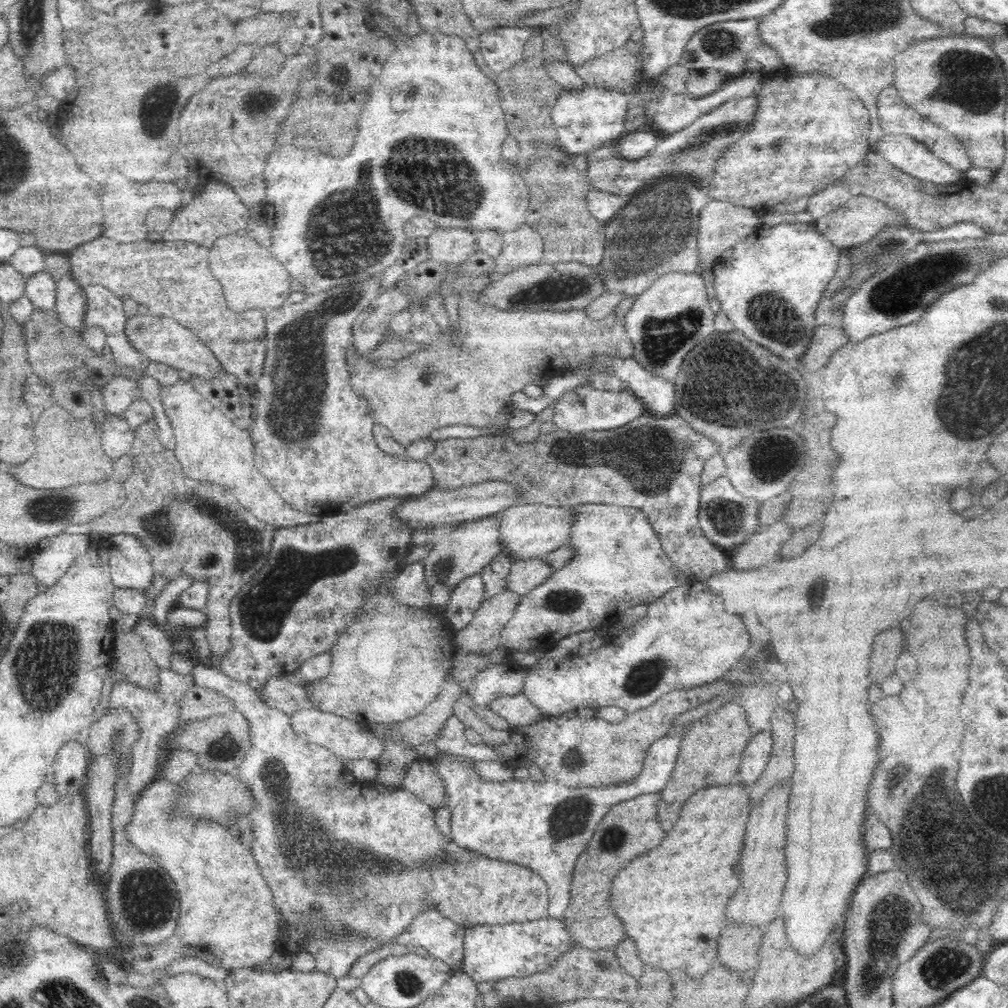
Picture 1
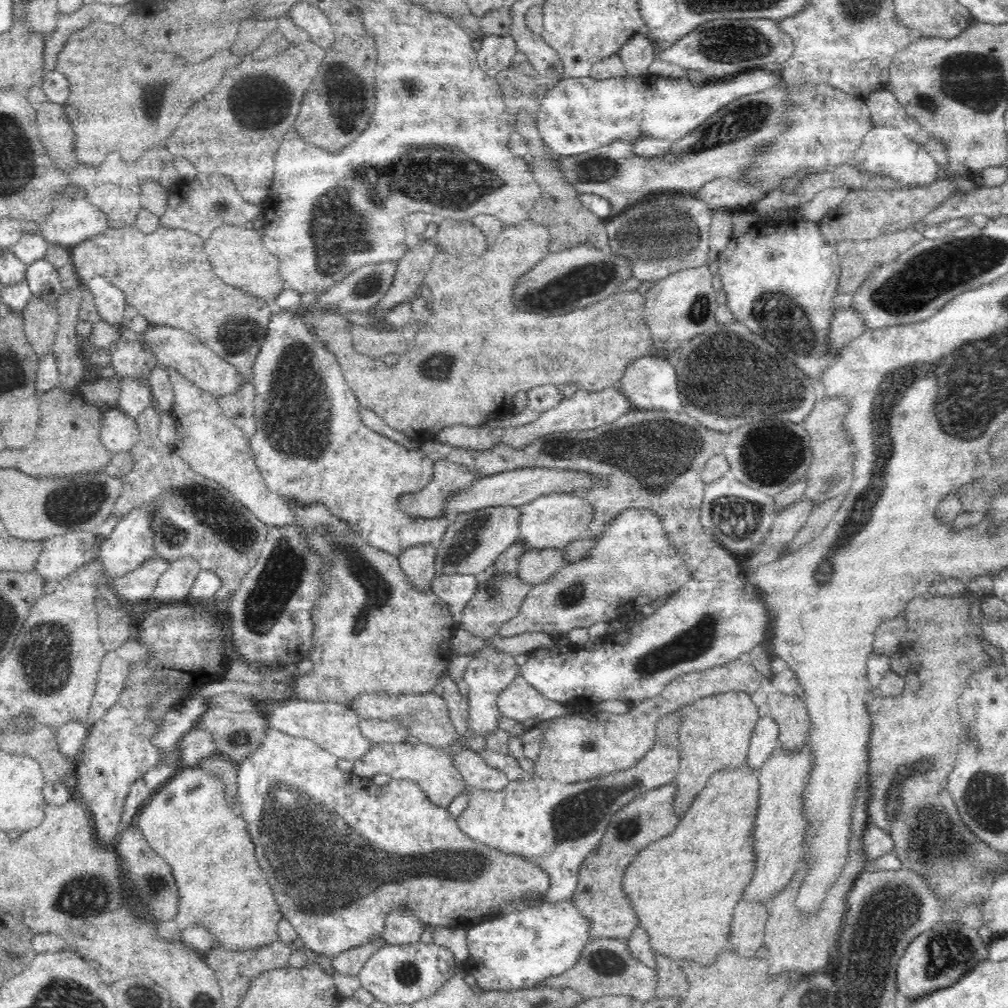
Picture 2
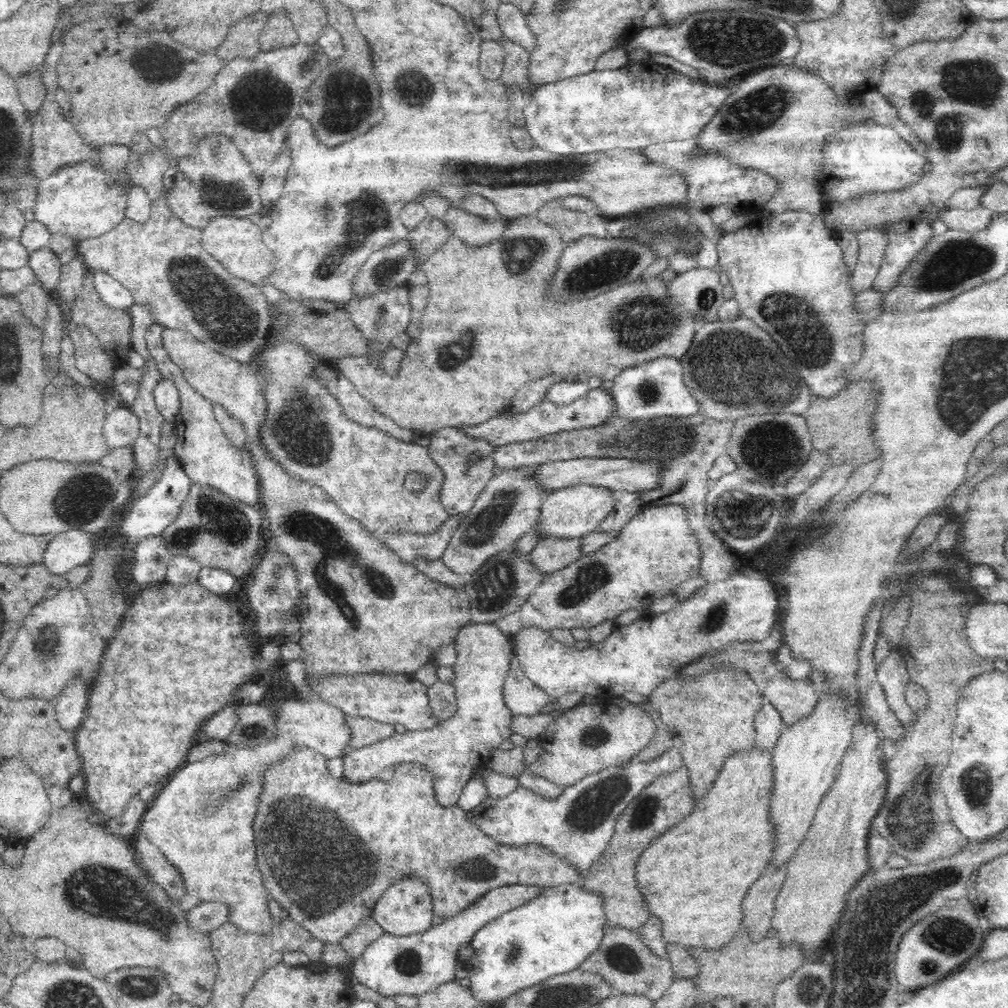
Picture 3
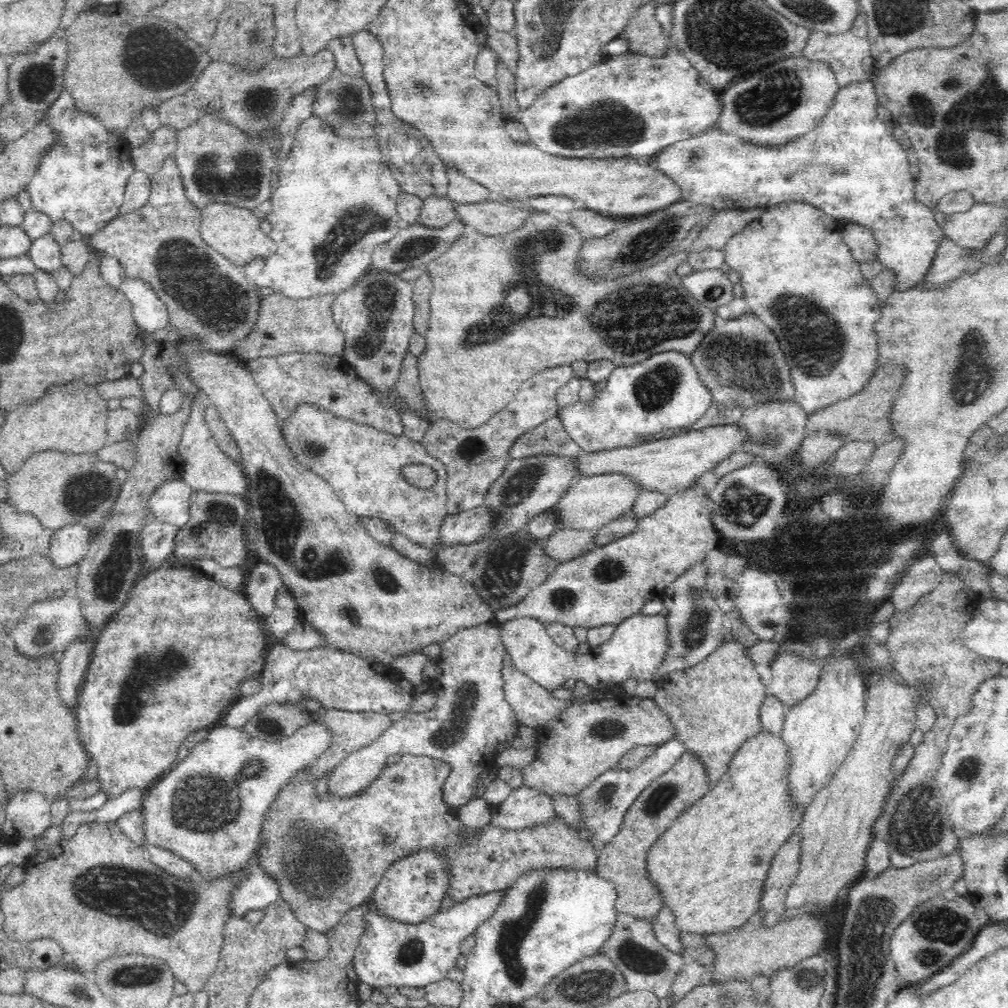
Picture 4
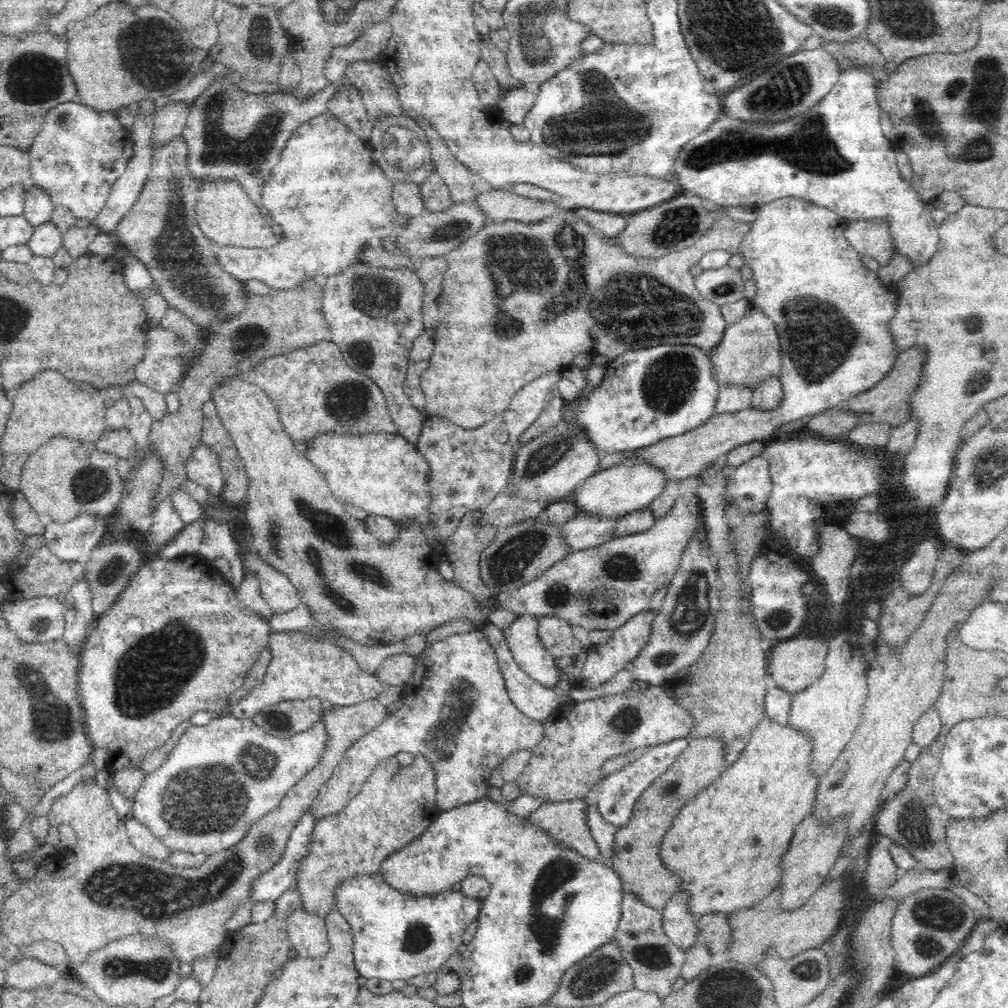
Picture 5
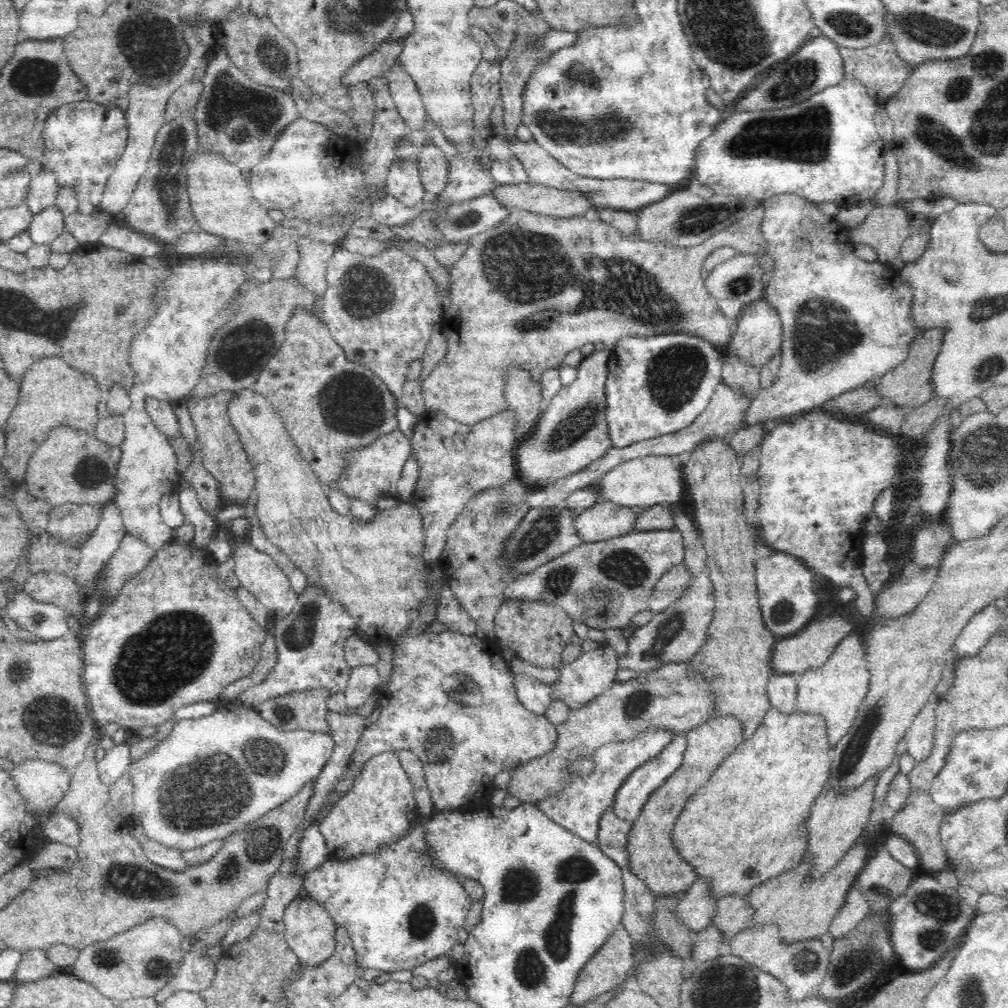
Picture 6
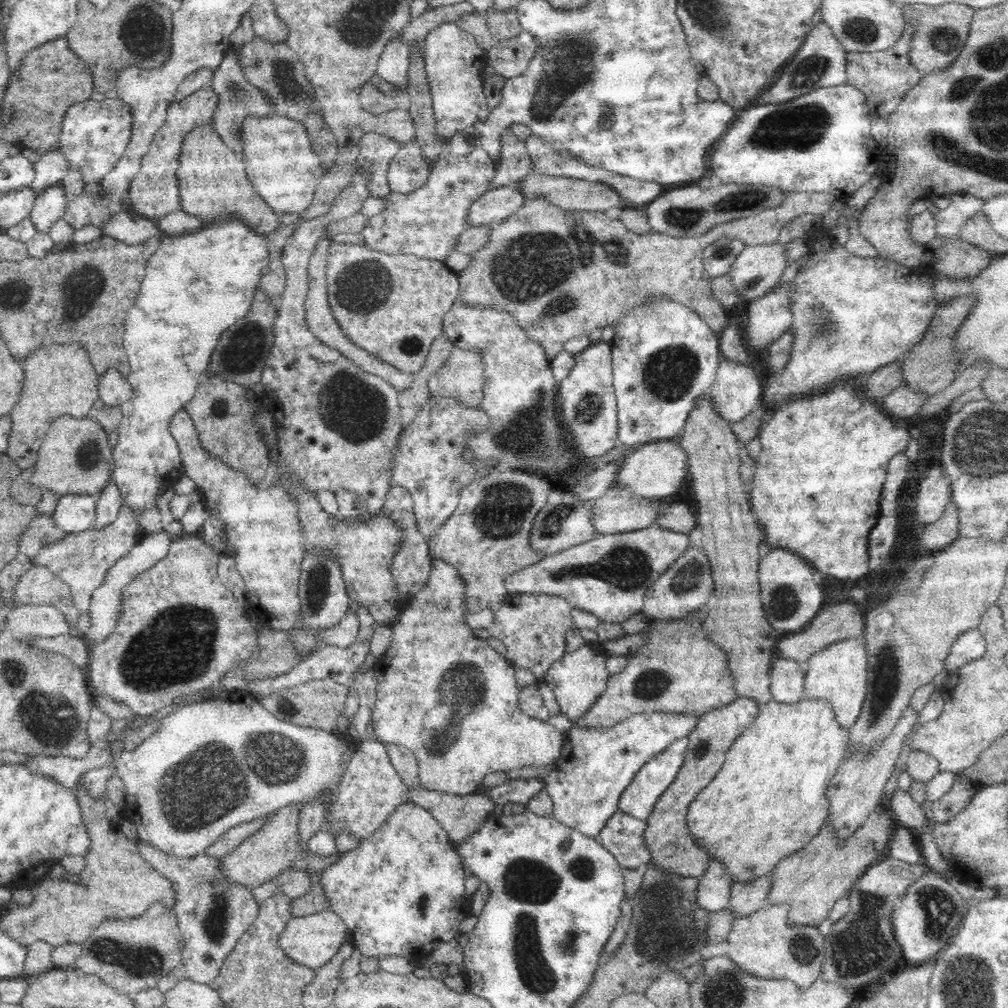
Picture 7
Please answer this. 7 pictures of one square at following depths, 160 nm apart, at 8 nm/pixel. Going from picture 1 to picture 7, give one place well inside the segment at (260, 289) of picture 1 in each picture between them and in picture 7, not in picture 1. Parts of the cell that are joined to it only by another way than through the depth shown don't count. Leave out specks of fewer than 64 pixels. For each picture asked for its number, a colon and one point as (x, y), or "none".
2: (238, 256)
3: (236, 243)
4: (234, 232)
5: (226, 214)
6: (220, 197)
7: (214, 186)

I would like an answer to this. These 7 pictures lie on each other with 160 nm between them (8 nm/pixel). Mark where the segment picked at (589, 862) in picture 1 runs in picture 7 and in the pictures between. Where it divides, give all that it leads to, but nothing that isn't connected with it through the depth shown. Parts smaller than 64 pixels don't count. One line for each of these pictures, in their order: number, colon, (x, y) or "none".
2: (600, 897)
3: (668, 800)
4: (622, 861)
5: (636, 859)
6: (652, 857)
7: (672, 848)

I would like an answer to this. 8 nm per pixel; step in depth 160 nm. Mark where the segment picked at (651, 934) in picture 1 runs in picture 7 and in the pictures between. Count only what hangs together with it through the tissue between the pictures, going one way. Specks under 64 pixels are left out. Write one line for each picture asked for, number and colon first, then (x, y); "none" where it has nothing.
2: (684, 888)
3: (693, 877)
4: (710, 865)
5: (726, 846)
6: (747, 825)
7: (769, 799)

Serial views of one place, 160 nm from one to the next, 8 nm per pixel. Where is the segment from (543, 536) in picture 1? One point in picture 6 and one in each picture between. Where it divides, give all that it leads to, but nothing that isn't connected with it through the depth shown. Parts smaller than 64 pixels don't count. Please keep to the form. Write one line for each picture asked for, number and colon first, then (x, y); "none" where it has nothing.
2: (552, 521)
3: (572, 512)
4: (591, 502)
5: (621, 489)
6: (652, 480)

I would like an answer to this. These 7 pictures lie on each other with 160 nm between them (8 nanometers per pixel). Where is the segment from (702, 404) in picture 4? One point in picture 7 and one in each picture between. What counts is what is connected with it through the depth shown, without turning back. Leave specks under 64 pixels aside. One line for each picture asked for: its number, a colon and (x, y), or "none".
5: (647, 395)
6: (656, 385)
7: (665, 358)

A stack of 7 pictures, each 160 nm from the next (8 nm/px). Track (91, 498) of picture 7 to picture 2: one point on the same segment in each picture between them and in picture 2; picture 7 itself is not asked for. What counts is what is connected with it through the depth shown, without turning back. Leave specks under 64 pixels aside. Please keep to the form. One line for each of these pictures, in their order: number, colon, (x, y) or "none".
2: (61, 554)
3: (66, 550)
4: (70, 544)
5: (71, 541)
6: (73, 524)

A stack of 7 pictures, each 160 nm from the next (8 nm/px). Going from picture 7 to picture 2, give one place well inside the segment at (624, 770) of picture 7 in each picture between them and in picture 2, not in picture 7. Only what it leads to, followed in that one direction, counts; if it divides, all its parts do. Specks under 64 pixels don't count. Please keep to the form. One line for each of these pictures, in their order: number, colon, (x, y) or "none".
2: (340, 853)
3: (327, 868)
4: (328, 855)
5: (565, 822)
6: (578, 809)

